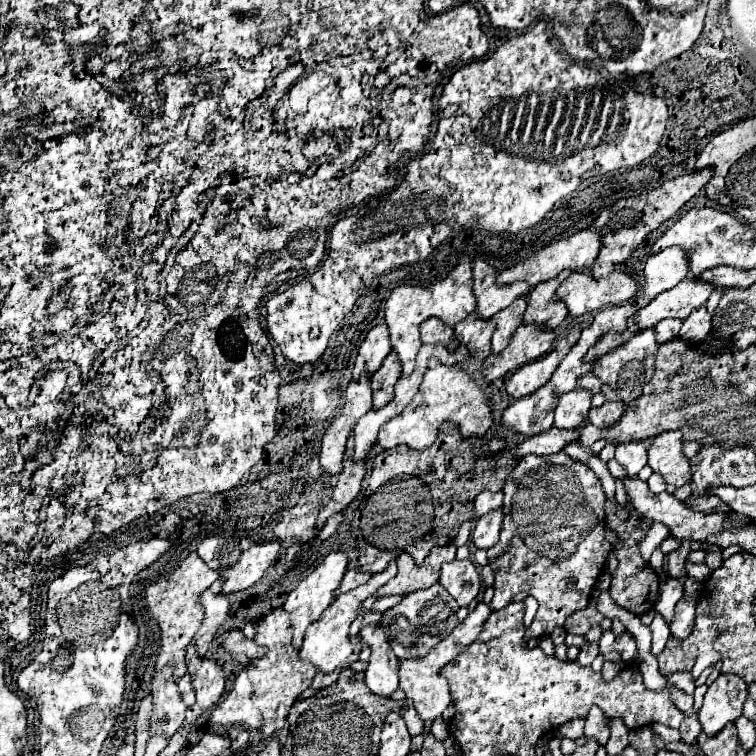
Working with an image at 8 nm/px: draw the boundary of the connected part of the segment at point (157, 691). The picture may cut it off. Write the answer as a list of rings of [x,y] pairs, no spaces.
[[[168,664],[162,670],[156,672],[152,682],[152,696],[154,696],[154,708],[152,708],[152,728],[150,734],[168,734],[172,736],[180,724],[184,722],[186,704],[182,702],[182,694],[178,690],[178,682],[174,680],[174,666]]]

